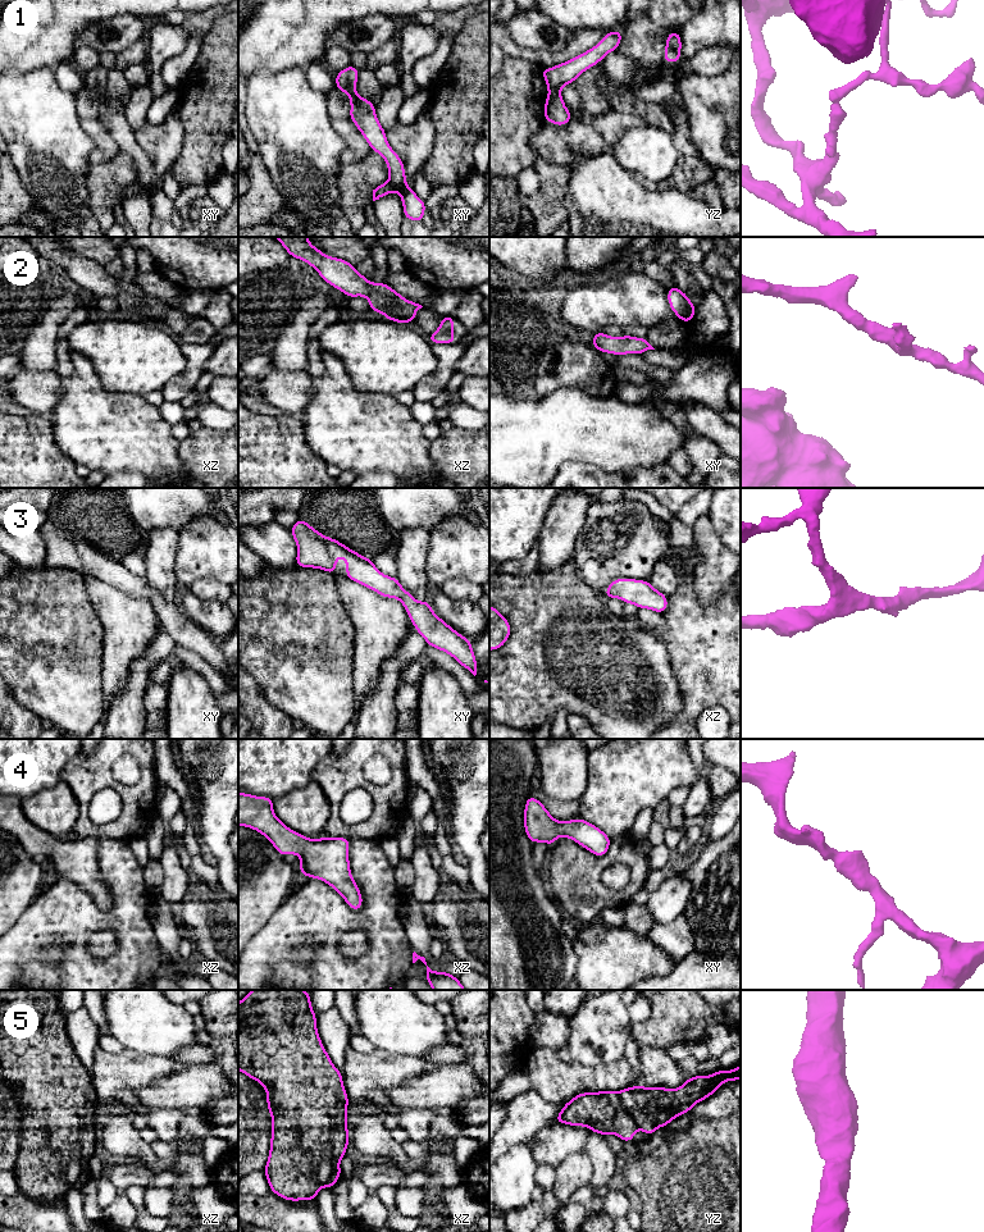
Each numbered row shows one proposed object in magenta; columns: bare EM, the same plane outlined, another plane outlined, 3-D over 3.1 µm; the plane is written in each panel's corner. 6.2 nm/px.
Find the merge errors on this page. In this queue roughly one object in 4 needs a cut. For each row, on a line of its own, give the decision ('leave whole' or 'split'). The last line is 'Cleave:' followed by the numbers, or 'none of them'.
1: split
2: leave whole
3: leave whole
4: leave whole
5: leave whole
Cleave: 1

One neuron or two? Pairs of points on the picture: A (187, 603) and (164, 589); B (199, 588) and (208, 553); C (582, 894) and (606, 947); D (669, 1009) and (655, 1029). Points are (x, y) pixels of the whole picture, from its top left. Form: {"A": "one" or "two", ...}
{"A": "two", "B": "two", "C": "two", "D": "one"}

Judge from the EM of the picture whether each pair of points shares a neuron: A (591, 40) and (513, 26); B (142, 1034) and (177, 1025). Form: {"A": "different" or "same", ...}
{"A": "different", "B": "same"}

